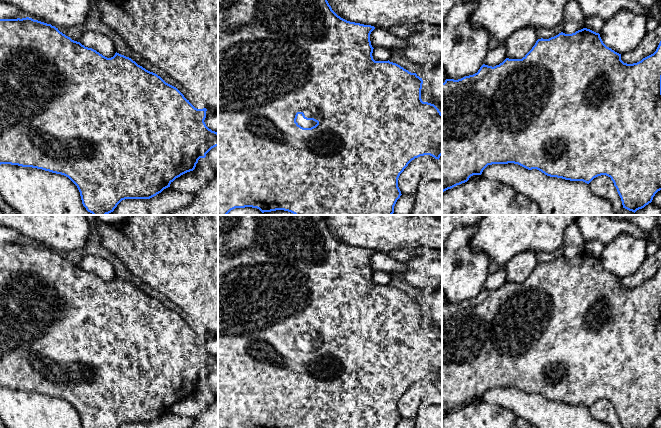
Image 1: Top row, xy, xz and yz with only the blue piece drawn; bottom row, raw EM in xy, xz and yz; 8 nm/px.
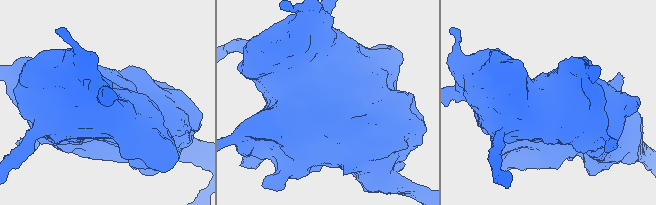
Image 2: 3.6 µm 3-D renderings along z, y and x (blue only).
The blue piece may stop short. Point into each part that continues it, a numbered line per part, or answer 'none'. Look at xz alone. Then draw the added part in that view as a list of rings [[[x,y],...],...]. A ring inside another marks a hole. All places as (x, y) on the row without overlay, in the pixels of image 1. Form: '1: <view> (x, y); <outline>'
1: xz (304, 347); [[[298,338],[296,346],[303,352],[311,352],[317,348],[317,346],[313,344],[306,344],[303,342],[302,338]]]

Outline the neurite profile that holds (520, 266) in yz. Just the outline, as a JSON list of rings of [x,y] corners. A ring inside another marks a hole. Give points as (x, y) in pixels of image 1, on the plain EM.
[[[524,251],[517,254],[504,266],[507,273],[506,282],[522,283],[532,273],[537,264],[536,252]]]

